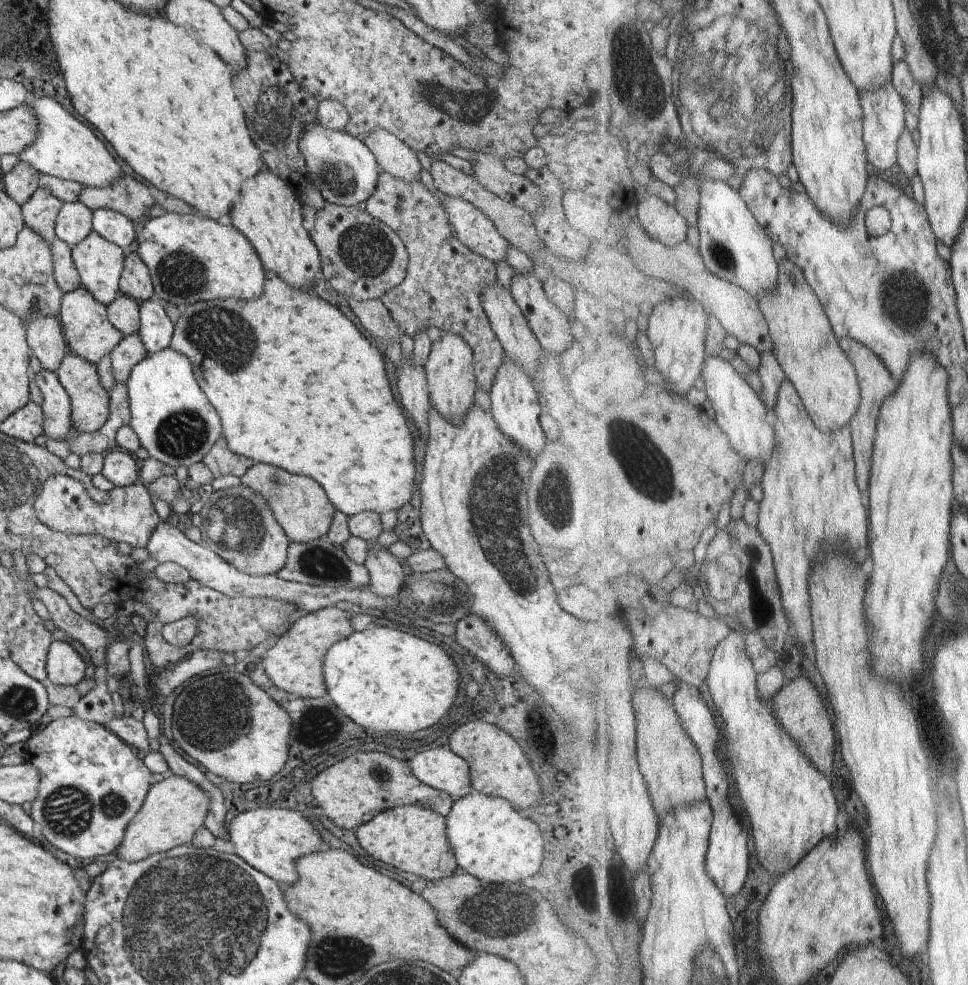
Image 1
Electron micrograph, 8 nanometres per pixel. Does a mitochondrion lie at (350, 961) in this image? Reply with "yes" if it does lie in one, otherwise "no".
yes

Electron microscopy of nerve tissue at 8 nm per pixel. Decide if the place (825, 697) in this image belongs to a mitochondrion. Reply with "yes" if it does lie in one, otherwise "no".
no

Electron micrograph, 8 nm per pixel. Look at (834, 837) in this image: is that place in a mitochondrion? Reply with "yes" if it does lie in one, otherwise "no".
no

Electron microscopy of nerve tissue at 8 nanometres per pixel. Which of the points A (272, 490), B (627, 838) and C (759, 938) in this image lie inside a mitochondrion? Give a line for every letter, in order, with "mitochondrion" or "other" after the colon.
A: mitochondrion
B: other
C: other

